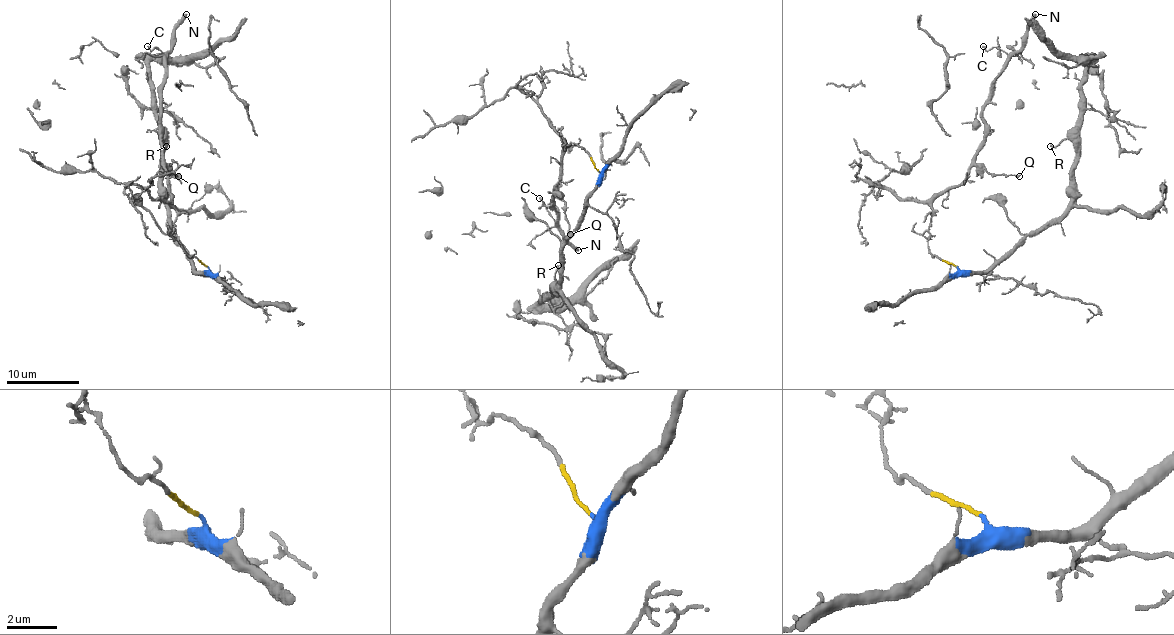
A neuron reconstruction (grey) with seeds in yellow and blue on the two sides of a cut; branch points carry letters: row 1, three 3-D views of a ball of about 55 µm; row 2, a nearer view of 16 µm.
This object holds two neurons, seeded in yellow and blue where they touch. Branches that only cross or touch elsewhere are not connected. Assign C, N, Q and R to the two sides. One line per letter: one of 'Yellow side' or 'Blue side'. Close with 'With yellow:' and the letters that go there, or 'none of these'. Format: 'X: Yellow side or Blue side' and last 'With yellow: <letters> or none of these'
C: Yellow side
N: Yellow side
Q: Yellow side
R: Blue side
With yellow: C, N, Q

